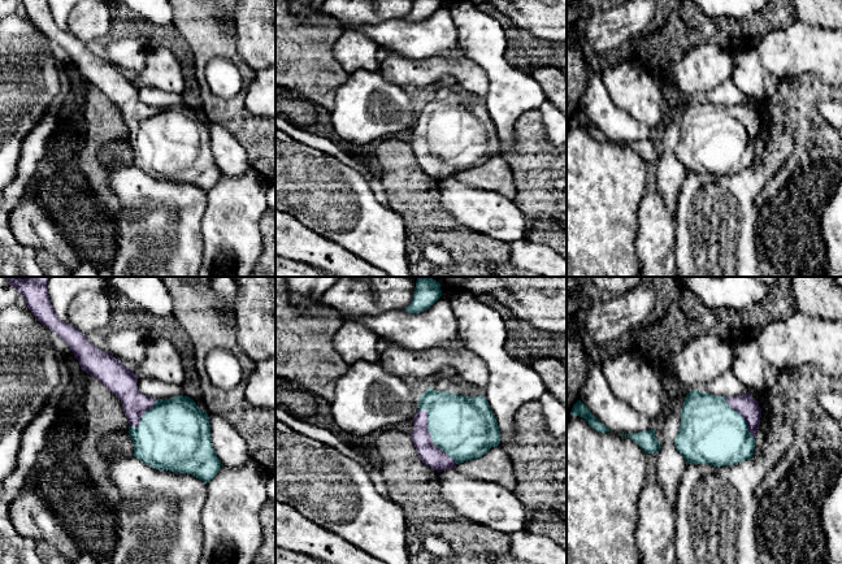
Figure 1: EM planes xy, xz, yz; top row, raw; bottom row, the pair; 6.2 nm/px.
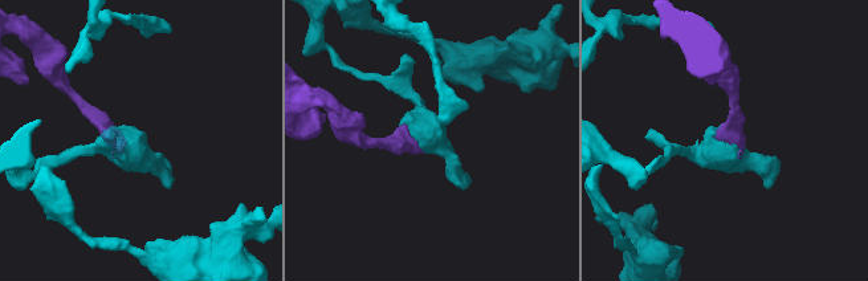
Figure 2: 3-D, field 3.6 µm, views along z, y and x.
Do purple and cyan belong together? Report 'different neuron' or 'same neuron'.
same neuron

